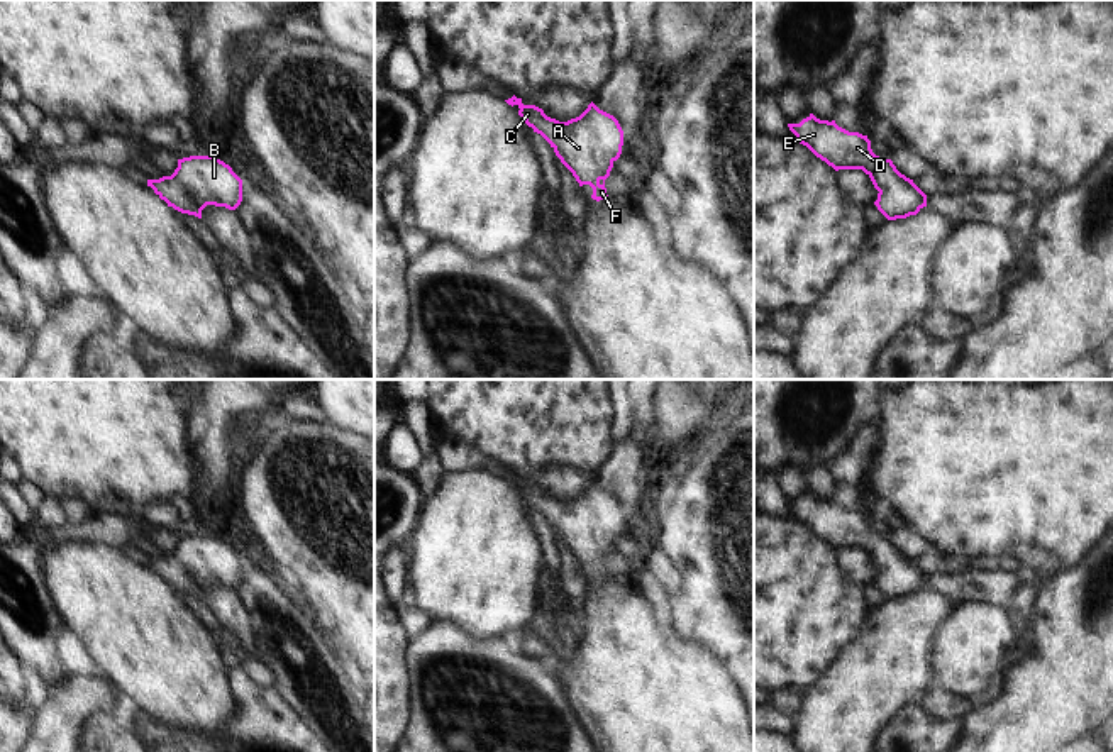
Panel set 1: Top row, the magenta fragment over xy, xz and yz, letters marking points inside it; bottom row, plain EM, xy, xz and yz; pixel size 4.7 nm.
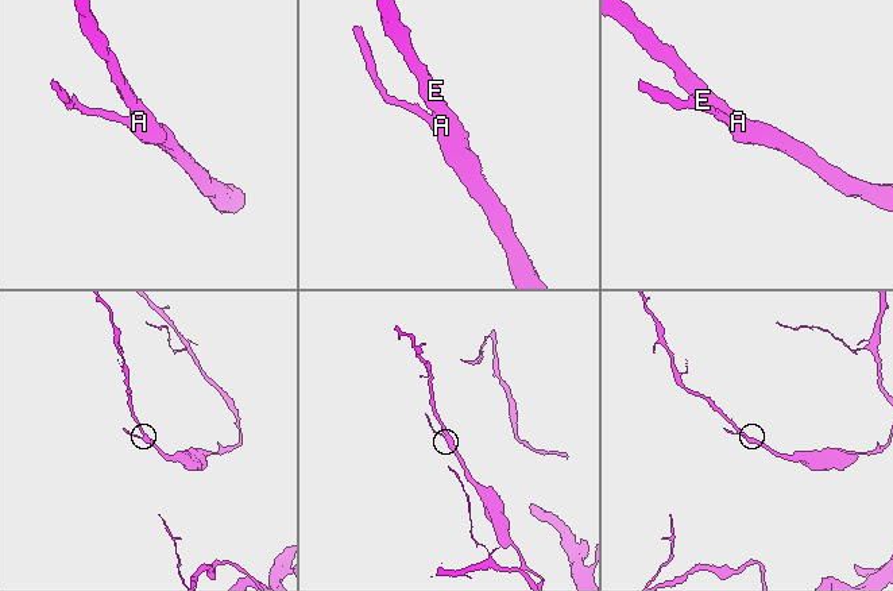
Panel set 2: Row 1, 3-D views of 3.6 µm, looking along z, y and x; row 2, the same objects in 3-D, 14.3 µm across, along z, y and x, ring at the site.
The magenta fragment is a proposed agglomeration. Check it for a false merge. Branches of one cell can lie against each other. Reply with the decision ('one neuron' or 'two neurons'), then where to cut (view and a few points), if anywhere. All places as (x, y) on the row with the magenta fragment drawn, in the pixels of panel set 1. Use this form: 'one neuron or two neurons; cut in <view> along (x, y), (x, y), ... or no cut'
one neuron; no cut

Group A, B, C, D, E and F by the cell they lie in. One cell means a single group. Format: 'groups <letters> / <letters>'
groups A B C D E F

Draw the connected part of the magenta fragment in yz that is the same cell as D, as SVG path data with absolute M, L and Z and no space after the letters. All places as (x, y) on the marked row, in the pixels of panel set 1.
M813 113L800 124L788 124L796 141L835 171L862 169L879 191L874 205L888 218L906 218L927 207L927 195L901 174L891 159L876 156L867 135L849 132L835 120L820 120Z

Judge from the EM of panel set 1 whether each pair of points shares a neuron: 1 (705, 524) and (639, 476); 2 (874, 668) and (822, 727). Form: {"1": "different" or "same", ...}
{"1": "different", "2": "same"}

